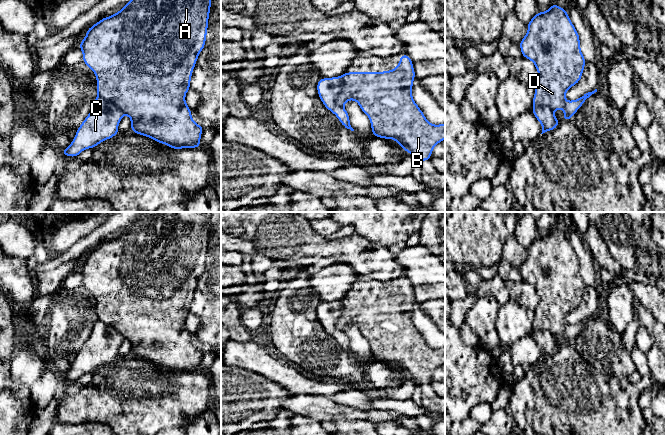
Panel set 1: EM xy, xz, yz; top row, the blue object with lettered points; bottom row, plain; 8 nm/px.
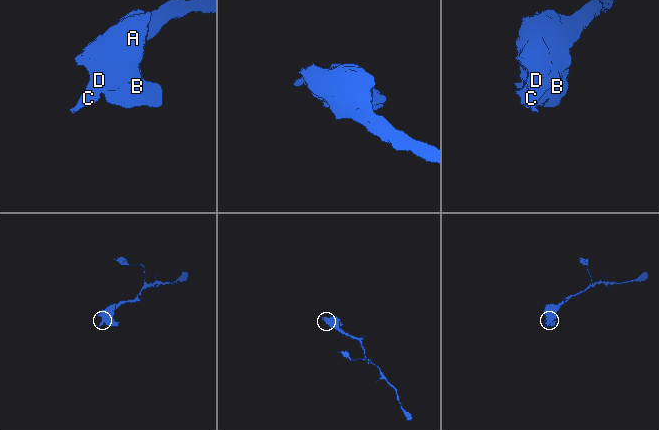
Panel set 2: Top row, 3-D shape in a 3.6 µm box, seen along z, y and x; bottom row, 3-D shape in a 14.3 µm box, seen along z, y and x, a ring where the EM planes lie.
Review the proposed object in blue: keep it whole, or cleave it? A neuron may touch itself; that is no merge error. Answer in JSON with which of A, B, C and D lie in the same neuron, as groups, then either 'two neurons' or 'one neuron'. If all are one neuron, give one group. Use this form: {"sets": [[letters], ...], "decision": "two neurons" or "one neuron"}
{"sets": [["A", "B", "D"], ["C"]], "decision": "two neurons"}

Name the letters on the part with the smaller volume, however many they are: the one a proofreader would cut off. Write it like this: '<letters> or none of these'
C

